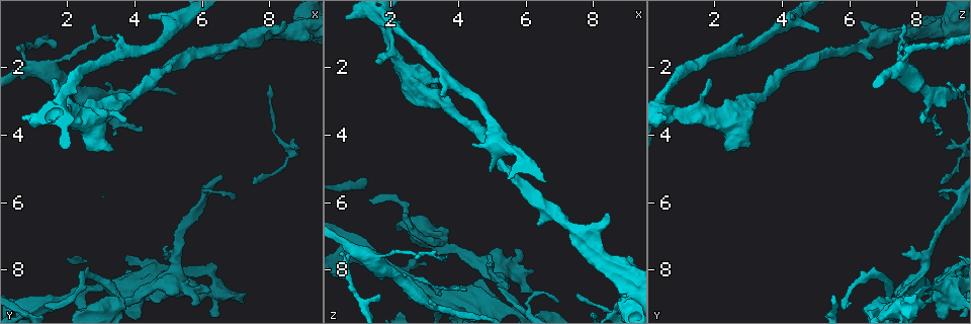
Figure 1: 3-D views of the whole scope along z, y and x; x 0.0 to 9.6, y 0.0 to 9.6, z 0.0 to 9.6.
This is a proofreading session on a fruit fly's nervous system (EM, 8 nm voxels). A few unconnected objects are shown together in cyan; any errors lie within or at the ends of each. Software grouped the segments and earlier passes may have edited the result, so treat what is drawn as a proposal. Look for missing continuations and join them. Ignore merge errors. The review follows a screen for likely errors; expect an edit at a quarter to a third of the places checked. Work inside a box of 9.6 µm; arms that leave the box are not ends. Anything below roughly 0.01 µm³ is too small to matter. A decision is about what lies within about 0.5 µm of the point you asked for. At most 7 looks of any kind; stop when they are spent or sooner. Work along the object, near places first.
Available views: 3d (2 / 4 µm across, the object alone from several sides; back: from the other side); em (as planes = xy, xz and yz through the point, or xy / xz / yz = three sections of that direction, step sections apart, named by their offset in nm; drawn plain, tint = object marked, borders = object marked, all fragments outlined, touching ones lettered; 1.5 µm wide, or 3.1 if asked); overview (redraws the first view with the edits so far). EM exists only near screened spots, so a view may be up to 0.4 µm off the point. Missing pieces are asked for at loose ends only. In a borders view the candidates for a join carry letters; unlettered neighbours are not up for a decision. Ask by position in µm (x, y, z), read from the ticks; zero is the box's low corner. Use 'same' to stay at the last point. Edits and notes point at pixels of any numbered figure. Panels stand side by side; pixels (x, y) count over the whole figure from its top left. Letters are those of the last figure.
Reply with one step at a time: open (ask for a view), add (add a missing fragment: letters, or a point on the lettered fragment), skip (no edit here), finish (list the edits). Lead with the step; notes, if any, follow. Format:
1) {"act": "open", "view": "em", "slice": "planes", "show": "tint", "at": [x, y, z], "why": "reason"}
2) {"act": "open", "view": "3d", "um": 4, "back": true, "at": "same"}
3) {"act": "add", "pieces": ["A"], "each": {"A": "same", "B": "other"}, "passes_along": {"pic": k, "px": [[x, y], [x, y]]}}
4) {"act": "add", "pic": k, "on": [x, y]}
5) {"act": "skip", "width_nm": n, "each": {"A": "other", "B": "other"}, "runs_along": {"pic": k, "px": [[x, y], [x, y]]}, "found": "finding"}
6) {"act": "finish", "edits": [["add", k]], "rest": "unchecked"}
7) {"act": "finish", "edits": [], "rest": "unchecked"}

{"act": "open", "view": "em", "slice": "xy", "step": 8, "show": "borders", "at": [6.40, 1.75, 6.65], "why": "branch stops here"}

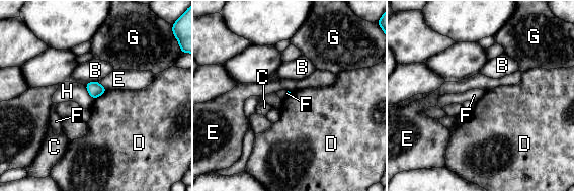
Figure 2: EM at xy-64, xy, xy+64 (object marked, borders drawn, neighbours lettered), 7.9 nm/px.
{"act": "skip", "each": {"B": "other", "C": "other", "D": "other", "E": "other", "F": "other", "G": "other", "H": "other"}, "border": {"pic": 2, "px": [[108, 90], [93, 99]]}, "found": "no lettered fragment goes on from it"}

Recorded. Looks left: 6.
{"act": "open", "view": "3d", "um": 2, "back": true, "at": [2.85, 0.75, 7.60], "why": "tapers out"}

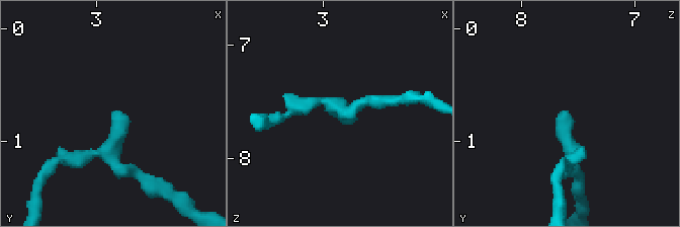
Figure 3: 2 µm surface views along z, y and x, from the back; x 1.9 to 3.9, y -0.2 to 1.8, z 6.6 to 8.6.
{"act": "open", "view": "em", "slice": "planes", "show": "borders", "at": [2.86, 0.74, 7.62]}

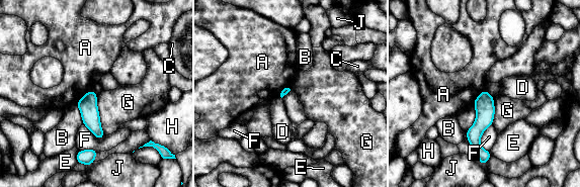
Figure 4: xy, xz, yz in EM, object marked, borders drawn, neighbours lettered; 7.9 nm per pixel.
{"act": "skip", "each": {"A": "other", "B": "other", "C": "other", "D": "other", "E": "other", "F": "other", "G": "other", "H": "other", "J": "other"}, "found": "no lettered fragment goes on from it"}

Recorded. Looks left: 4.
{"act": "open", "view": "3d", "um": 4, "back": true, "at": [1.70, 1.35, 8.75], "why": "branch stops here"}

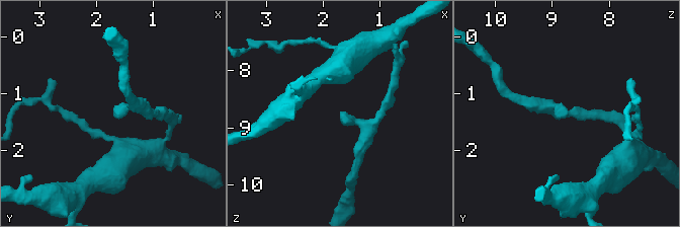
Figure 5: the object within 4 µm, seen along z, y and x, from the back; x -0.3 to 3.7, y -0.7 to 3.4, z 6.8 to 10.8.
{"act": "open", "view": "em", "slice": "xz", "step": 4, "show": "borders", "at": [1.65, 1.35, 8.70]}

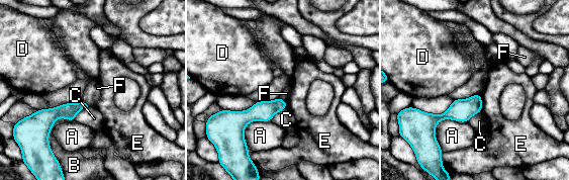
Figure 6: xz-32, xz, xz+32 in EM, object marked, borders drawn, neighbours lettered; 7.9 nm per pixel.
{"act": "skip", "each": {"A": "other", "B": "other", "C": "other", "D": "other", "E": "other", "F": "other"}, "runs_along": {"pic": 6, "px": [[479, 99], [444, 116], [423, 114]]}, "found": "none of them fits"}

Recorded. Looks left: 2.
{"act": "finish", "edits": [], "rest": "unchecked"}

